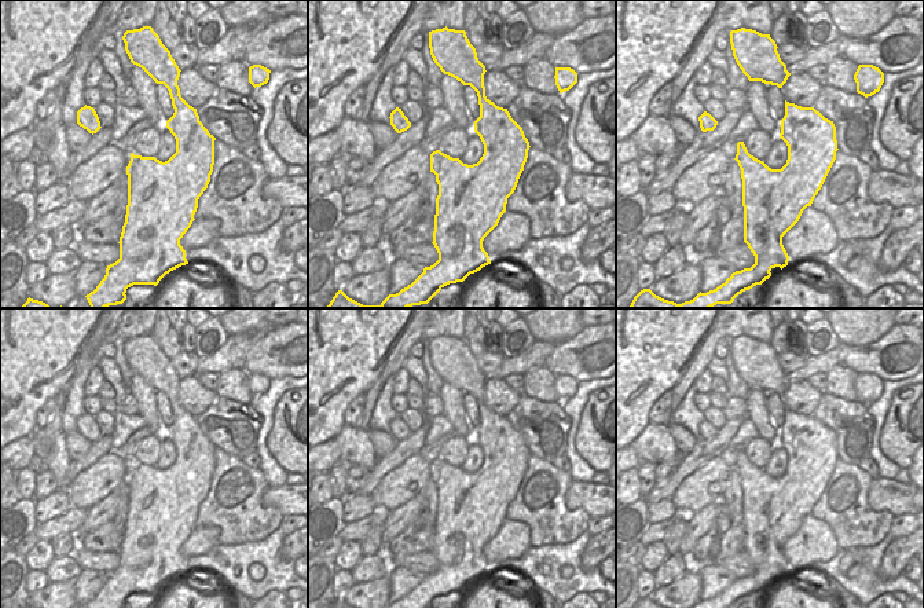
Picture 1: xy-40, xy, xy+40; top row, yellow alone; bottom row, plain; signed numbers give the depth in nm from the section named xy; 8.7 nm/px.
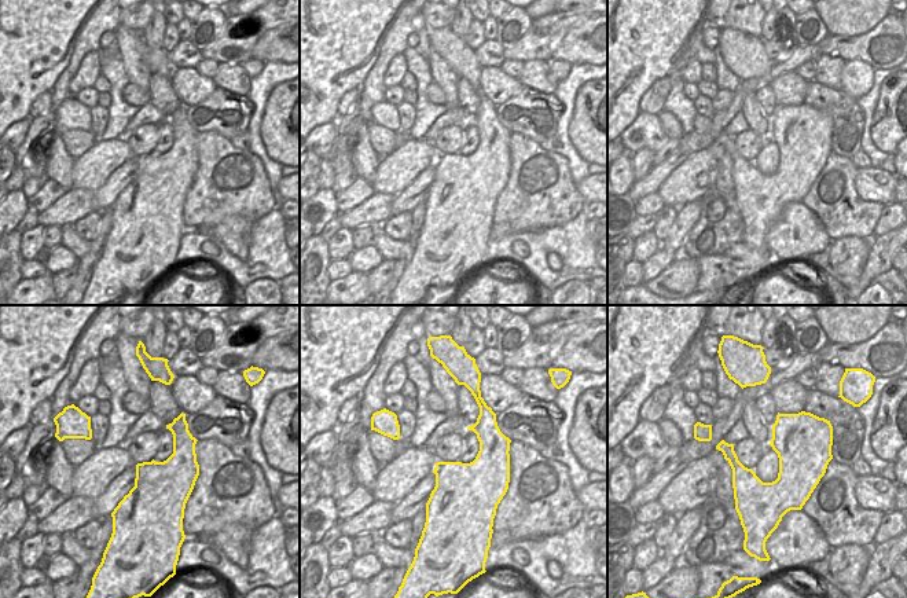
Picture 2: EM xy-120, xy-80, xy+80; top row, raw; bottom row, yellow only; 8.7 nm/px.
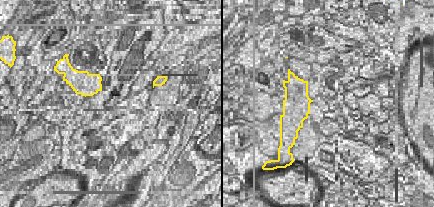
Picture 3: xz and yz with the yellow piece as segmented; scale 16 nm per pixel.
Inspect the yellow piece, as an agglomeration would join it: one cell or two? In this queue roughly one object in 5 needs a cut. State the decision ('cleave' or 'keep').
keep

